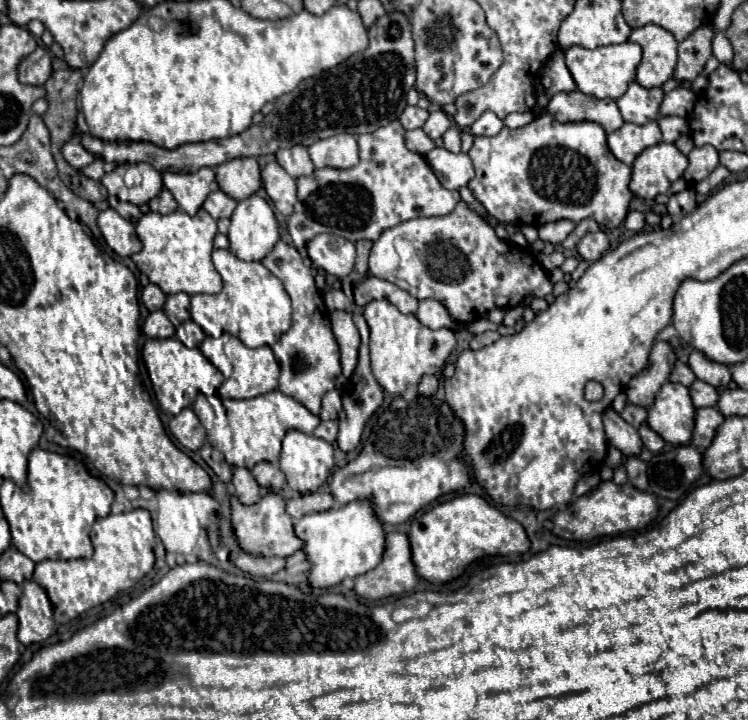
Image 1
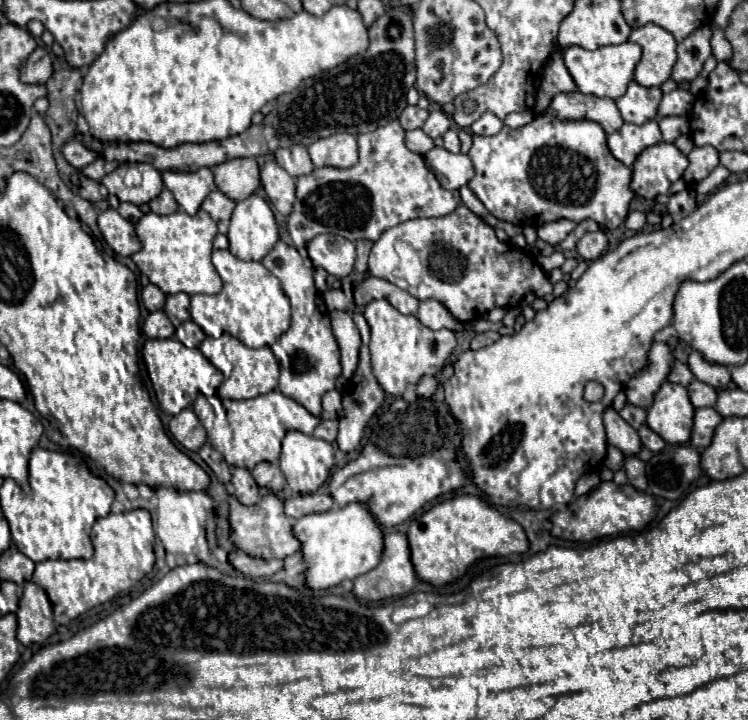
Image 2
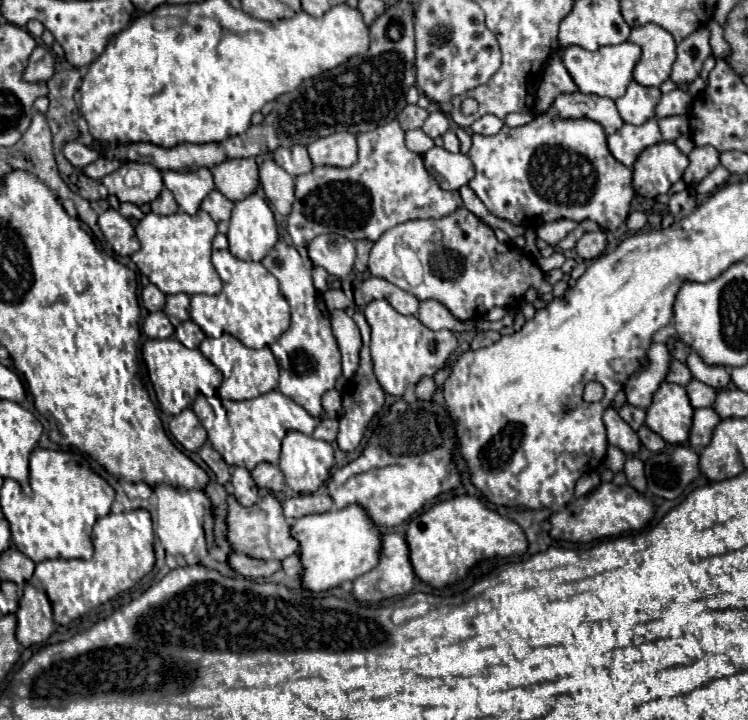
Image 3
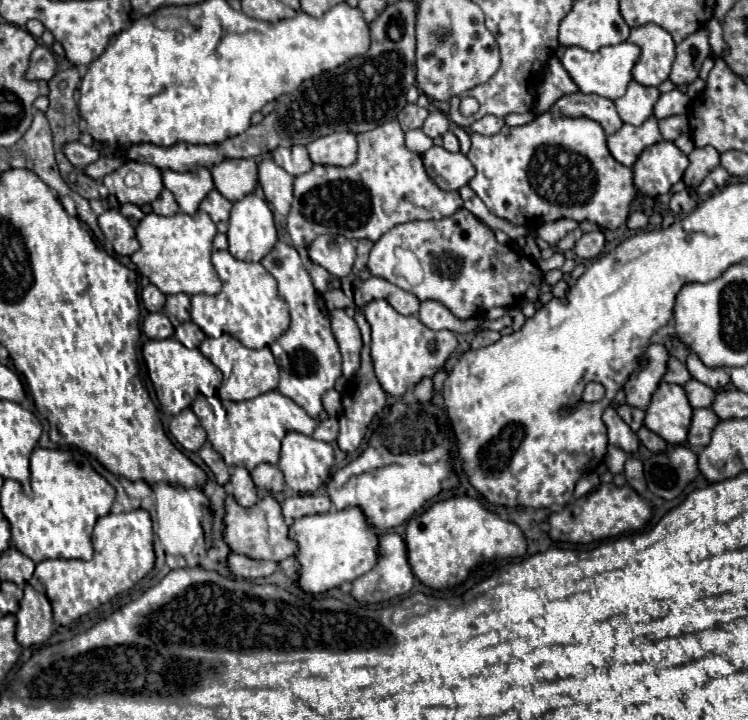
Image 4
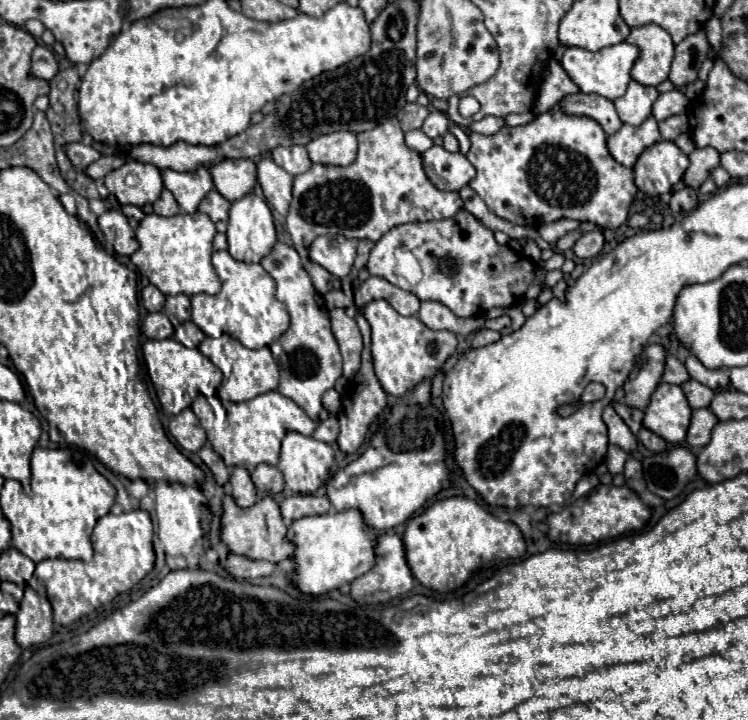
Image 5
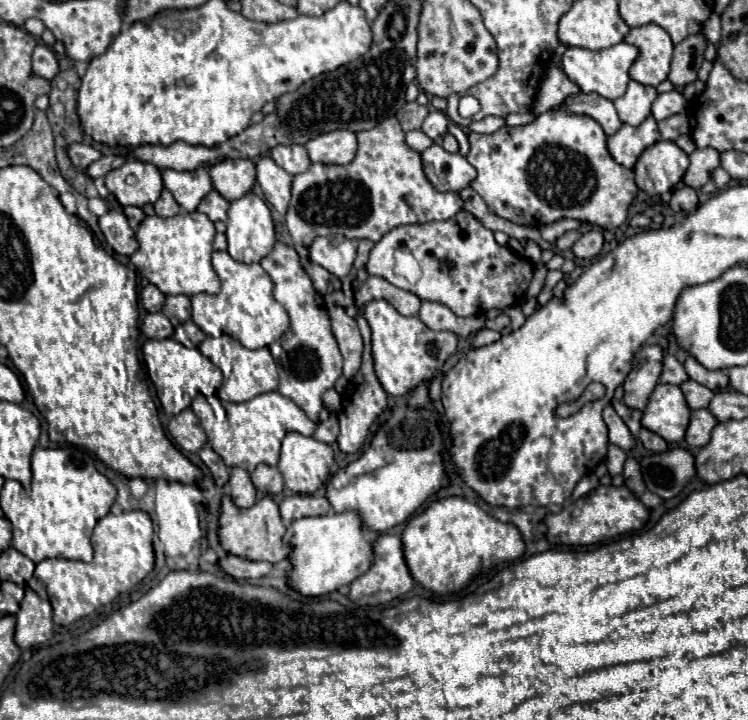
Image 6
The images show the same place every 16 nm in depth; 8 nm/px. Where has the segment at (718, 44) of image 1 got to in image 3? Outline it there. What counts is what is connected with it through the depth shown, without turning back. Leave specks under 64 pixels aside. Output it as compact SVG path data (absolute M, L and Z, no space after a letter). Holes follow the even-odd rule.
M712 20L708 24L708 28L712 28L712 54L718 58L718 60L726 60L730 56L730 46L728 42L724 40L724 34L722 34L722 28L716 24L716 20Z

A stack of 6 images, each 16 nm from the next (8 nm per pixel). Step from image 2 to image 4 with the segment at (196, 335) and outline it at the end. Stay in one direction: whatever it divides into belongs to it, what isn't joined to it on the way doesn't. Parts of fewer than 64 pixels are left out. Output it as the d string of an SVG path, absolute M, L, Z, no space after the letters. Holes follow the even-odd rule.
M182 322L178 328L176 328L176 340L180 340L186 348L198 348L200 342L206 338L206 334L192 322Z

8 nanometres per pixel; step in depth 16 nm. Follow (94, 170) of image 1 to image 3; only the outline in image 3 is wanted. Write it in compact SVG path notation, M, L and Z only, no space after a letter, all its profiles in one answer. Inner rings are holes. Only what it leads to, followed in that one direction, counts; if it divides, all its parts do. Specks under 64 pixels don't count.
M100 156L96 162L88 164L82 172L84 172L88 178L92 178L92 180L102 180L108 172L114 172L120 164L122 164L122 162L118 162L118 160L108 160L108 158Z

